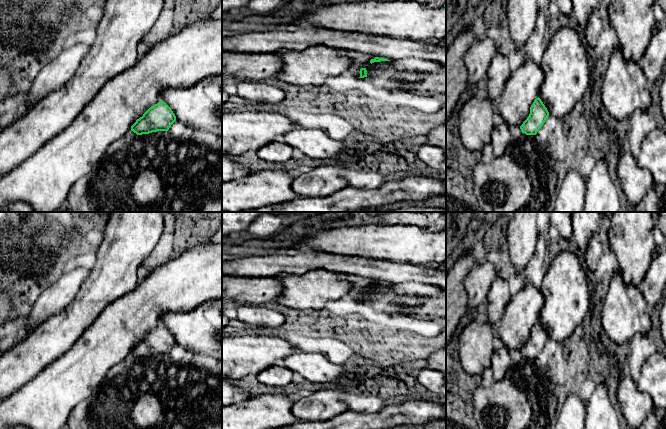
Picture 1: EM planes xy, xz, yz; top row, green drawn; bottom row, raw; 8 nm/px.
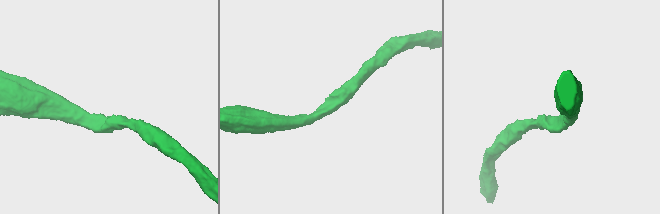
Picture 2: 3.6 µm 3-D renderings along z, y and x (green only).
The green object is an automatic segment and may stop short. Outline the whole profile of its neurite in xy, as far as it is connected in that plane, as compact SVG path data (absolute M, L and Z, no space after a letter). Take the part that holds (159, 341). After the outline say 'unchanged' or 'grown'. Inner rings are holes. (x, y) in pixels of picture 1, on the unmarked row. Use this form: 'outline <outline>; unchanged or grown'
outline M160 325L136 344L131 350L131 355L137 359L168 355L175 345L176 340L171 332L164 325Z; unchanged

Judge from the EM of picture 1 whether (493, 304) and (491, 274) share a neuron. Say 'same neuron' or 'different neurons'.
different neurons

